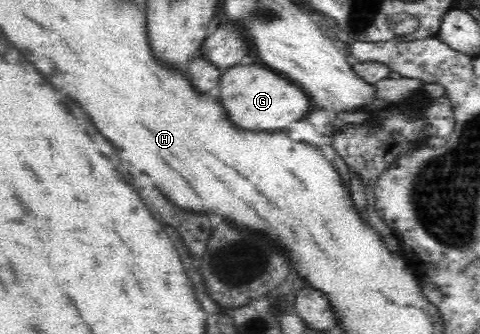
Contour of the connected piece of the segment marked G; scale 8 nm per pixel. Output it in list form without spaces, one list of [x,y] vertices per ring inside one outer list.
[[[232,66],[223,74],[221,84],[221,102],[229,110],[231,120],[247,130],[281,130],[288,128],[291,122],[303,119],[309,112],[310,97],[297,84],[279,78],[275,72],[263,66]]]

